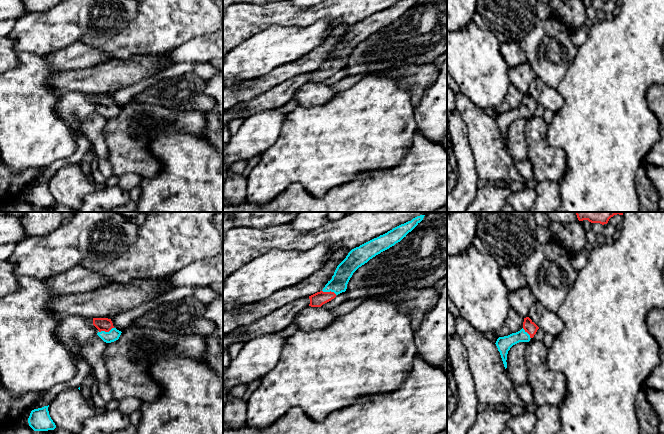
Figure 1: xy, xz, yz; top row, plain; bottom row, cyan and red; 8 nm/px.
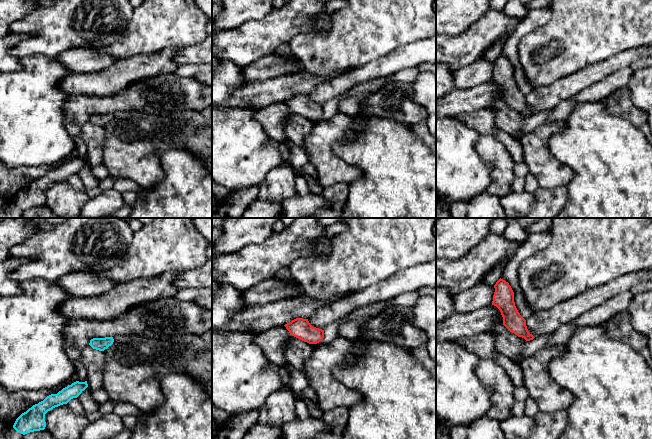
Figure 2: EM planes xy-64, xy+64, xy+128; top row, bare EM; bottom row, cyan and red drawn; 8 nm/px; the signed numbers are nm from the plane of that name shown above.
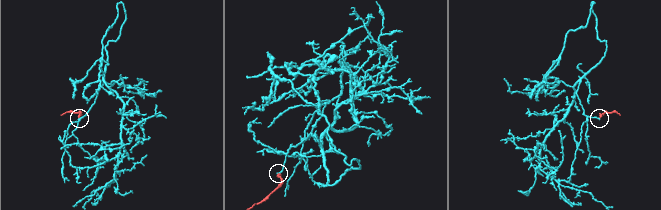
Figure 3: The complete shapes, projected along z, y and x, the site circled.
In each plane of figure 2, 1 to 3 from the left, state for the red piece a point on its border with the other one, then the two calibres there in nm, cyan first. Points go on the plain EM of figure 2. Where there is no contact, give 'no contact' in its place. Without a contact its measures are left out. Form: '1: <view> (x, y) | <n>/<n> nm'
1: no contact
2: no contact
3: no contact

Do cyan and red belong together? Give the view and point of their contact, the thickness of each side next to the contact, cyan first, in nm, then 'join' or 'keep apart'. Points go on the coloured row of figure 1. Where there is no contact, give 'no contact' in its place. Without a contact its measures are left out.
xy (106, 332) | 90/110 nm | join

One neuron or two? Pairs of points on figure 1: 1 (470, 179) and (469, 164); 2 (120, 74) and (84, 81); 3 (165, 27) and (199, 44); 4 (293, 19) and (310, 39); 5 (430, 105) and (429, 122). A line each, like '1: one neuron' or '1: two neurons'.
1: one neuron
2: one neuron
3: two neurons
4: two neurons
5: one neuron

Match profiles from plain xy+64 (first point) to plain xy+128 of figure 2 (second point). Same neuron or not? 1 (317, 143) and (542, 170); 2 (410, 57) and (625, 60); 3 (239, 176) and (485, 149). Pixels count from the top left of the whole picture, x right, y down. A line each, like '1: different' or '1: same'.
1: same
2: same
3: different

